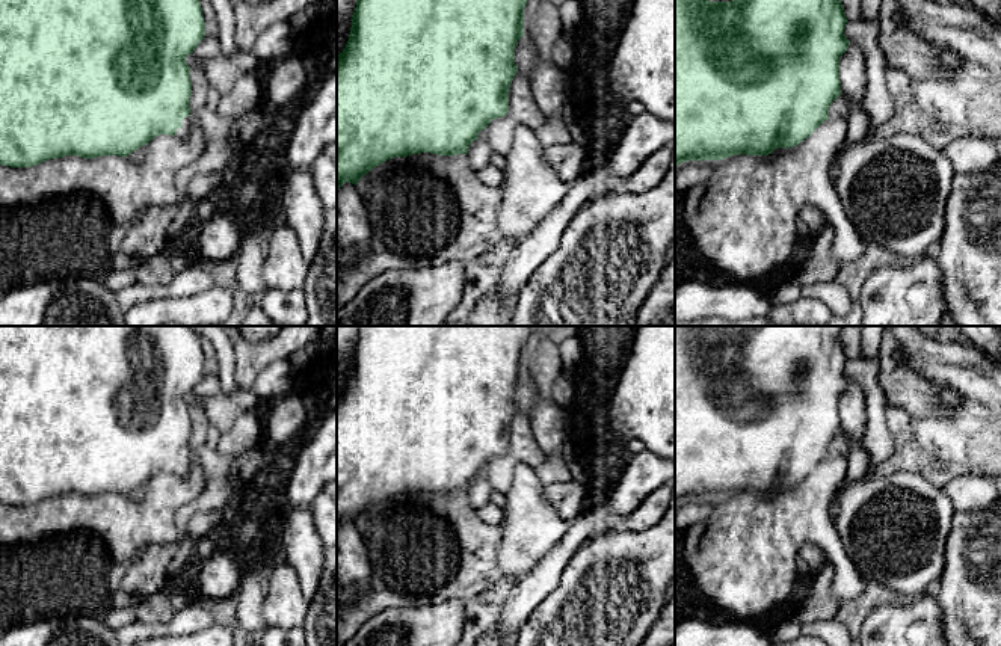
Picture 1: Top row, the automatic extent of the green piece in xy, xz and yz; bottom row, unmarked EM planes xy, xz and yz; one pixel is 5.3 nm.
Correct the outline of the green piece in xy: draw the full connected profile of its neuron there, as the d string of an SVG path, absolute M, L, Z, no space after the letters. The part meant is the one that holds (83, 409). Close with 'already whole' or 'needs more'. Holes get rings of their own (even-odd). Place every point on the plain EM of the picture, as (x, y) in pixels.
M0 326L0 503L30 506L51 497L79 494L127 495L156 474L186 477L190 471L190 405L186 397L205 374L199 334L192 326Z; needs more

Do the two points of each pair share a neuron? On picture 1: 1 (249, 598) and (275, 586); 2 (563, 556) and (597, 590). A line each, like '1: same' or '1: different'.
1: different
2: different

